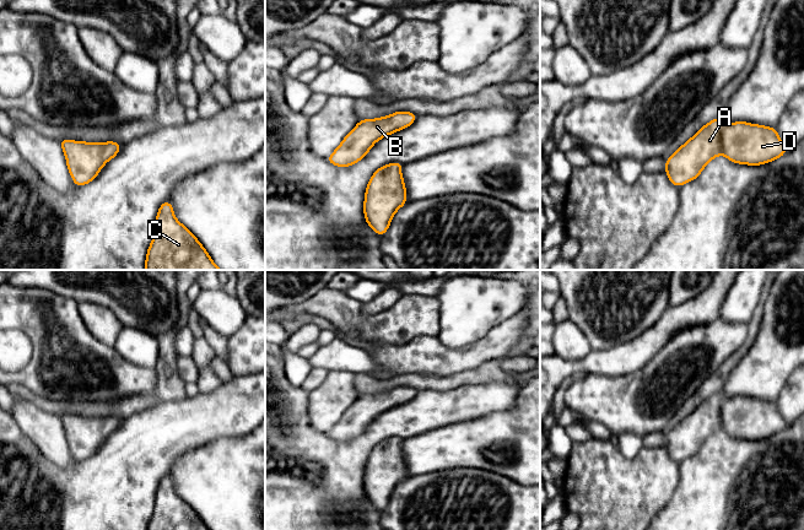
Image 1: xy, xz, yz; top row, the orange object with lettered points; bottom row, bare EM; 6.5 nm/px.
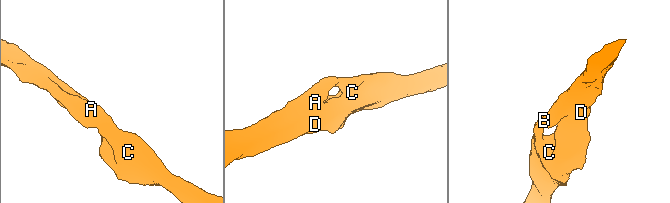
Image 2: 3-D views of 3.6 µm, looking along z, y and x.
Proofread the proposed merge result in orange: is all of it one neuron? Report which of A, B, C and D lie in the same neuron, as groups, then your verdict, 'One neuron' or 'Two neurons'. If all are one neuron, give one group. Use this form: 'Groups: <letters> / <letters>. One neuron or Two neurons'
Groups: A B C D. One neuron

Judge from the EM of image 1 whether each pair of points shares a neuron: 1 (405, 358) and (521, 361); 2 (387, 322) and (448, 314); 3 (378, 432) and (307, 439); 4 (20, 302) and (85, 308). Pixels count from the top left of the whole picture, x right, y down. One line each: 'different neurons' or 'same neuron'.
1: different neurons
2: different neurons
3: same neuron
4: different neurons

